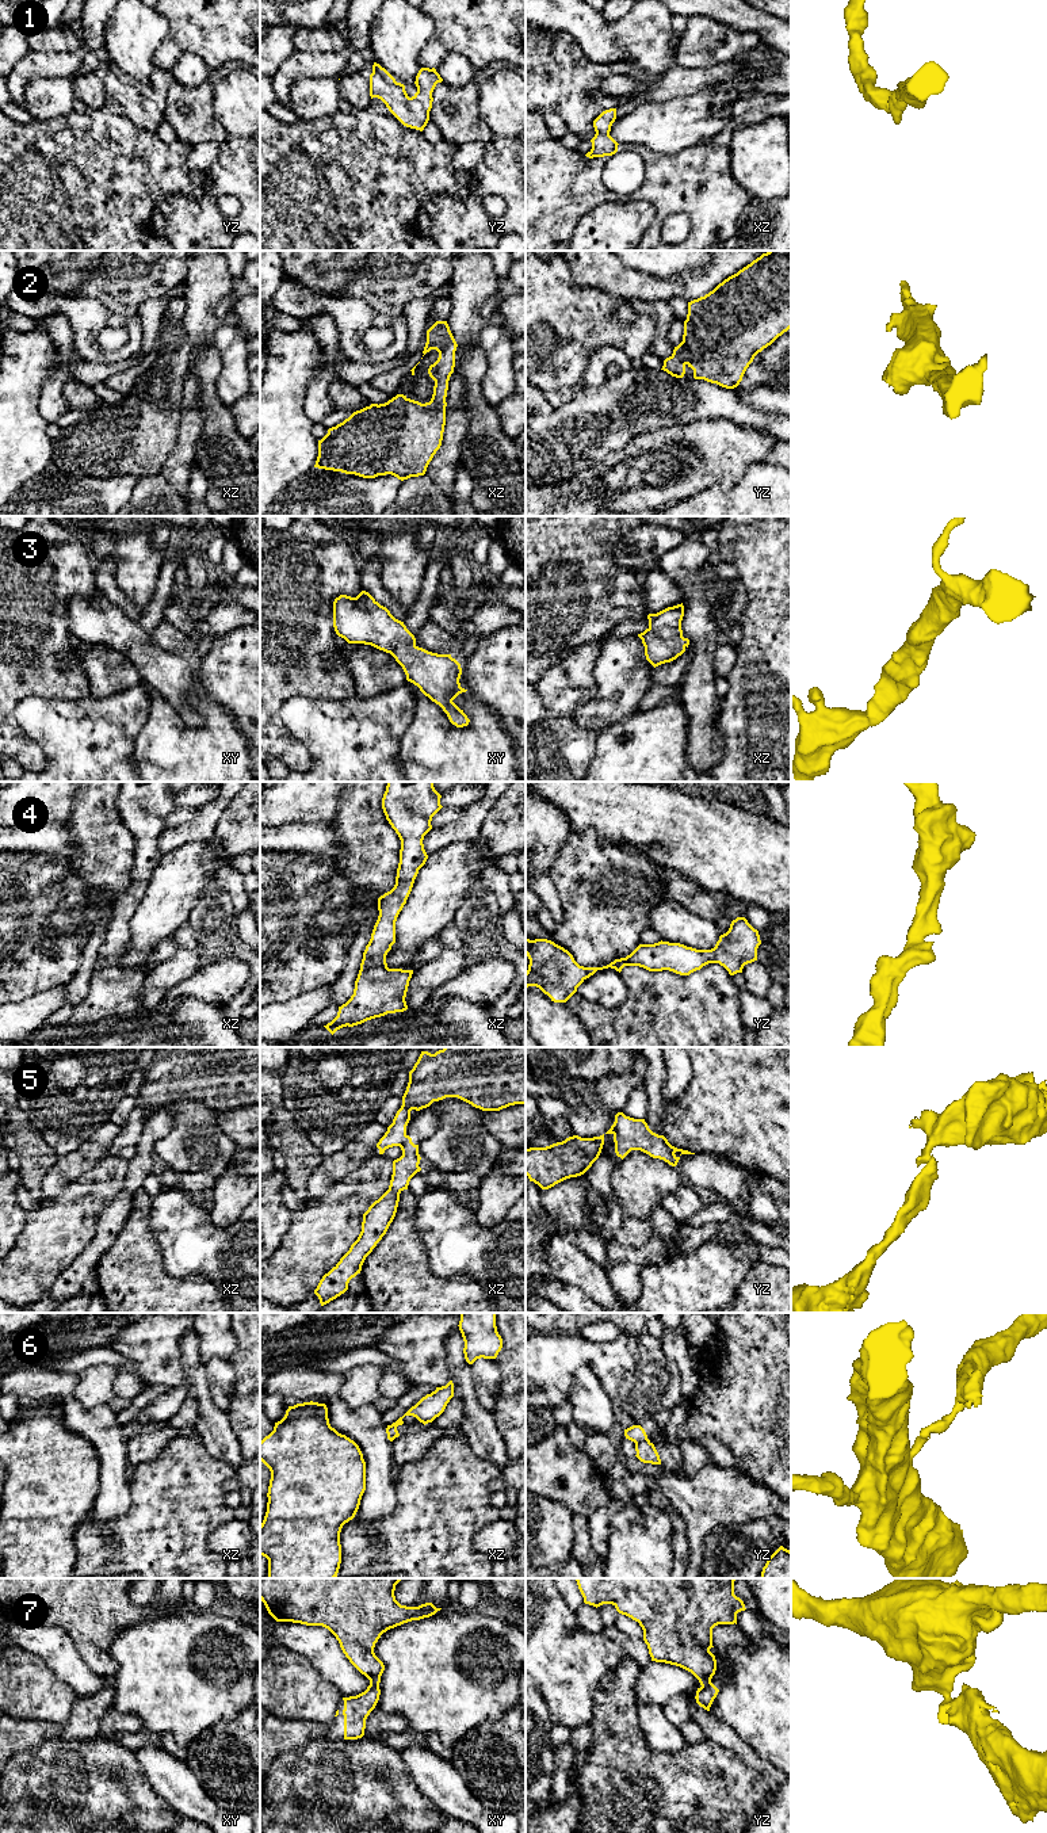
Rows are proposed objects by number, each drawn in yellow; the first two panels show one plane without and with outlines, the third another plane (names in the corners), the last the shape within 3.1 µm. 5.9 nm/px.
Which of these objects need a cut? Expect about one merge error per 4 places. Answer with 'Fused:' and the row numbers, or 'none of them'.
Fused: 5, 6, 7

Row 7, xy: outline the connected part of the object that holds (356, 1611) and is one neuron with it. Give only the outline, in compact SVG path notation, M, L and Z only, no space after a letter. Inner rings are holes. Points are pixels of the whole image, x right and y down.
M260 1578L260 1600L276 1622L322 1626L339 1641L349 1662L379 1687L385 1670L374 1647L383 1632L412 1620L435 1615L442 1608L432 1603L401 1605L394 1596L402 1578Z

